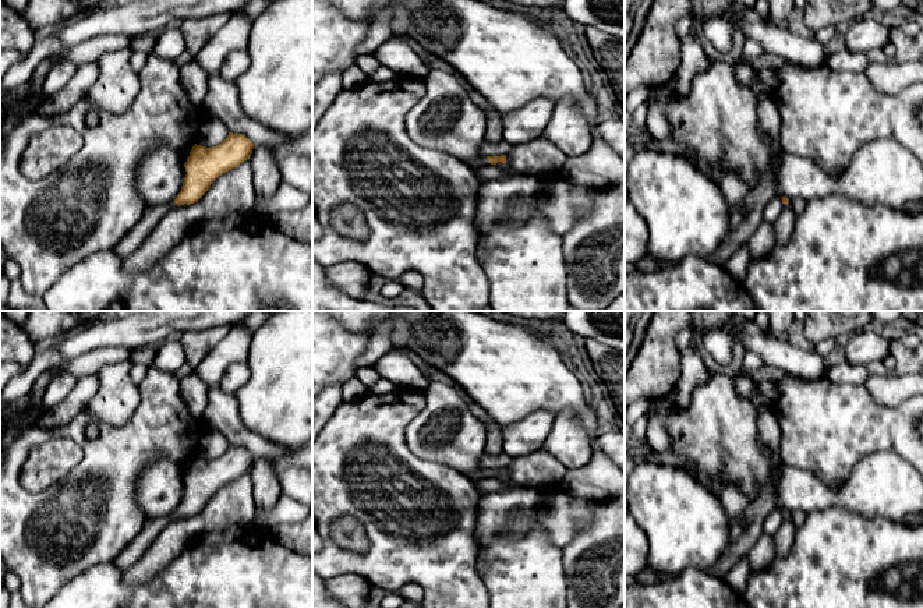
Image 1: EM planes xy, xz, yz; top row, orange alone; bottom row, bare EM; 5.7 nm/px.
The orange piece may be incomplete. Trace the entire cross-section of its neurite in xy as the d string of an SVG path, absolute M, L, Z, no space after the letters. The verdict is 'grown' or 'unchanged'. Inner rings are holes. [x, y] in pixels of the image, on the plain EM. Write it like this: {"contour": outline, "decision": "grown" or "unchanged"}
{"contour": "M233 445L212 460L195 456L184 476L187 487L178 508L165 517L146 522L142 531L112 562L123 572L137 563L166 526L176 519L197 515L219 488L250 471L254 459L245 448Z", "decision": "grown"}

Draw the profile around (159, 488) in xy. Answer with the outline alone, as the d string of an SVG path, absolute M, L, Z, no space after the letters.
M166 456L144 467L135 481L135 501L146 522L176 512L185 487L180 466Z

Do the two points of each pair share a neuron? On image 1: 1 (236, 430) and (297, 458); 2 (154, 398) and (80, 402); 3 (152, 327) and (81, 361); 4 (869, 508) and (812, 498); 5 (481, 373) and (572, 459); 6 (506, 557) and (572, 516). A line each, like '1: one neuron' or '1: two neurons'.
1: two neurons
2: two neurons
3: two neurons
4: one neuron
5: two neurons
6: two neurons

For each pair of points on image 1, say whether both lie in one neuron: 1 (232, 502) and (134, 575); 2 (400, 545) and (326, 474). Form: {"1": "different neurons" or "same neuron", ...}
{"1": "same neuron", "2": "same neuron"}

